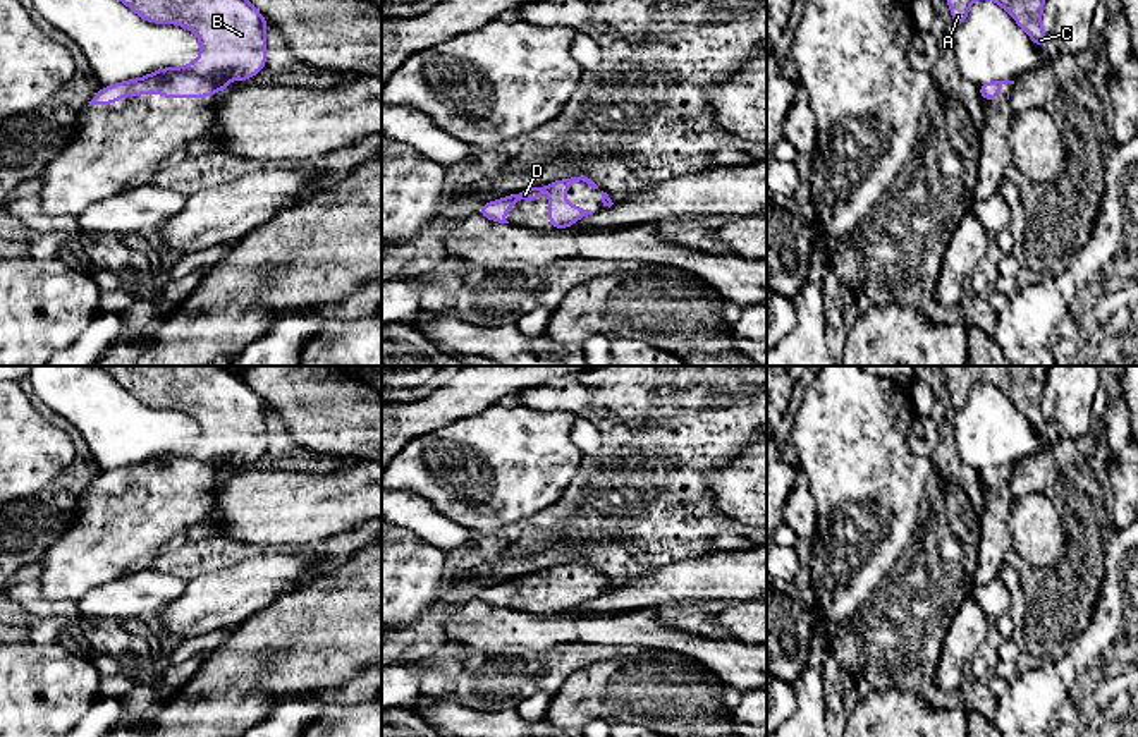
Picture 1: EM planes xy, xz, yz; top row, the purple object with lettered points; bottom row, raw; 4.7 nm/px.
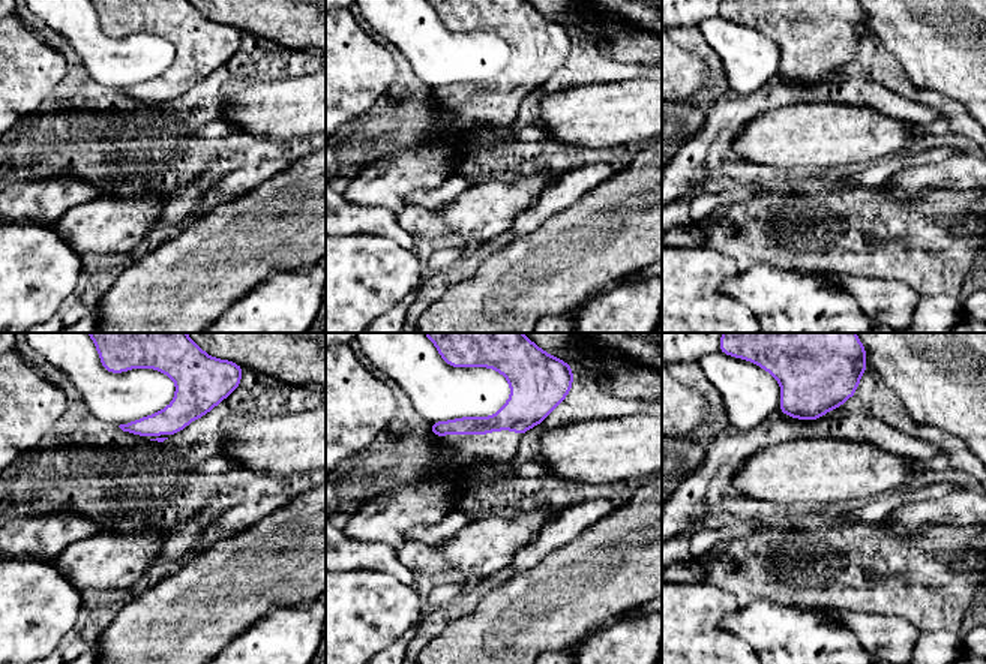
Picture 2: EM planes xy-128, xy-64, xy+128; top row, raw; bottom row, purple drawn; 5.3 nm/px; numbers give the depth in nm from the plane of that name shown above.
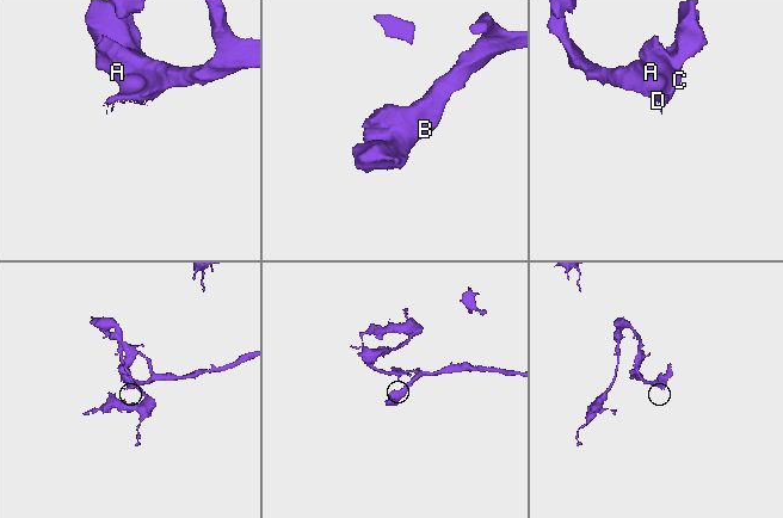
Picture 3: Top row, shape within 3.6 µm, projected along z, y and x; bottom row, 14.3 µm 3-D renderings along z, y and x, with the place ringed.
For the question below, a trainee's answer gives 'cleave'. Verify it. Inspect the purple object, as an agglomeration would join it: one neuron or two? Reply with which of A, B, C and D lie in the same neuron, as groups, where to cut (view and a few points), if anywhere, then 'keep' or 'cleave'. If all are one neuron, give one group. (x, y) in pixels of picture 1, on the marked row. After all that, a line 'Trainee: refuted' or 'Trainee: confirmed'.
A B C D | no cut | keep
Trainee: refuted

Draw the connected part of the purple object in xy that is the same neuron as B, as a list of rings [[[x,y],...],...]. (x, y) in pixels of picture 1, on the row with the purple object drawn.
[[[120,0],[125,7],[129,7],[141,19],[153,24],[175,24],[193,31],[199,38],[199,57],[187,65],[180,67],[163,67],[148,76],[120,81],[117,84],[110,84],[101,88],[89,105],[112,105],[120,101],[124,96],[136,94],[151,94],[156,93],[163,98],[205,98],[215,96],[217,91],[229,91],[225,81],[230,77],[237,82],[242,82],[256,74],[260,74],[266,64],[266,19],[258,12],[258,9],[248,0]]]

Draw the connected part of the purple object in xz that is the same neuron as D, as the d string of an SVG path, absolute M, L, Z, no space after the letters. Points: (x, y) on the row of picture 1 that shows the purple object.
M588 177L559 179L559 180L541 184L536 187L528 187L521 192L509 194L492 203L485 203L481 204L478 213L492 222L509 223L505 220L505 213L516 206L516 201L519 198L523 198L526 203L535 201L541 196L541 191L545 189L548 192L548 223L552 227L557 227L559 230L564 230L571 227L572 223L576 223L578 220L595 213L590 210L583 210L576 204L569 204L566 201L567 187L572 182L579 182L579 180L586 182L593 189L598 189L598 186Z

